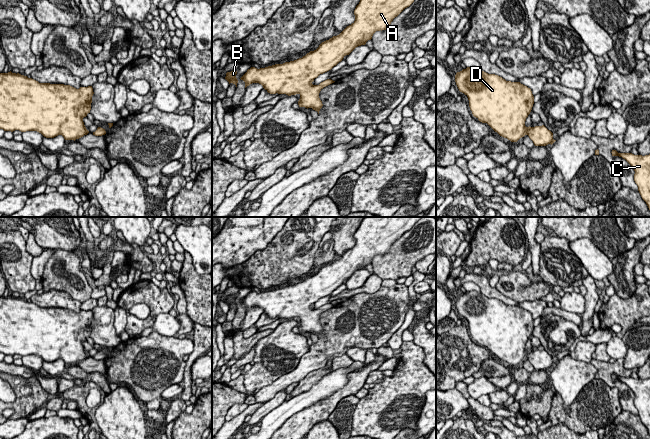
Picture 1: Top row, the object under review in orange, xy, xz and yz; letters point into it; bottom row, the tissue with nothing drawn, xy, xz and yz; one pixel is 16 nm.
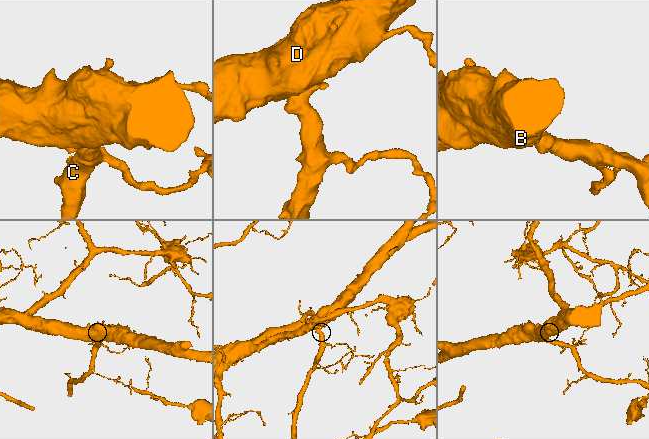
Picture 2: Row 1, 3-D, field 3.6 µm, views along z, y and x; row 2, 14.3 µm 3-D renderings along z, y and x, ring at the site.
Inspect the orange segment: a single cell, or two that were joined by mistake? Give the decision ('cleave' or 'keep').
keep

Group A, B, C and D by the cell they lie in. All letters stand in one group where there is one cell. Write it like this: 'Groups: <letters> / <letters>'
Groups: A B C D

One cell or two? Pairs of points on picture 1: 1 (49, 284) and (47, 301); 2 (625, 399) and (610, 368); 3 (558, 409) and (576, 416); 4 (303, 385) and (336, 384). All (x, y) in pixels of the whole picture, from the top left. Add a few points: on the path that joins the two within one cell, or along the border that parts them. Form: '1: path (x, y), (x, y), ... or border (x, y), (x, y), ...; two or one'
1: border (44, 291), (58, 289), (67, 292), (71, 296); two
2: path (624, 391), (609, 379), (609, 376); one
3: path (562, 413), (565, 416), (572, 416); one
4: border (331, 371), (309, 389), (292, 397); two

